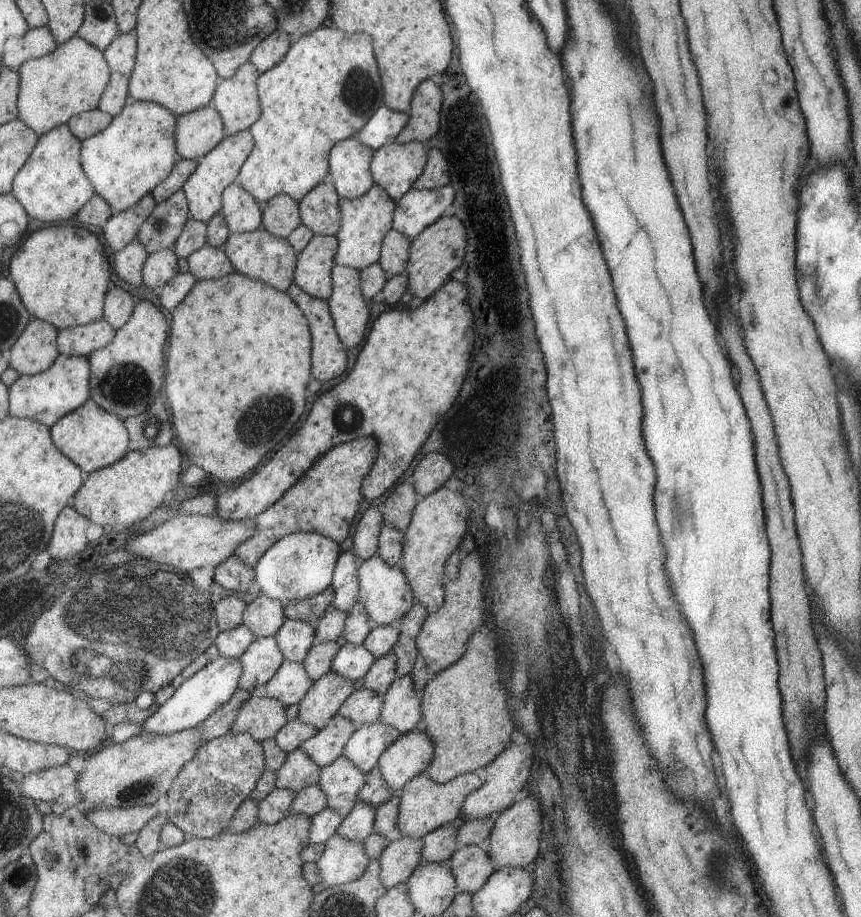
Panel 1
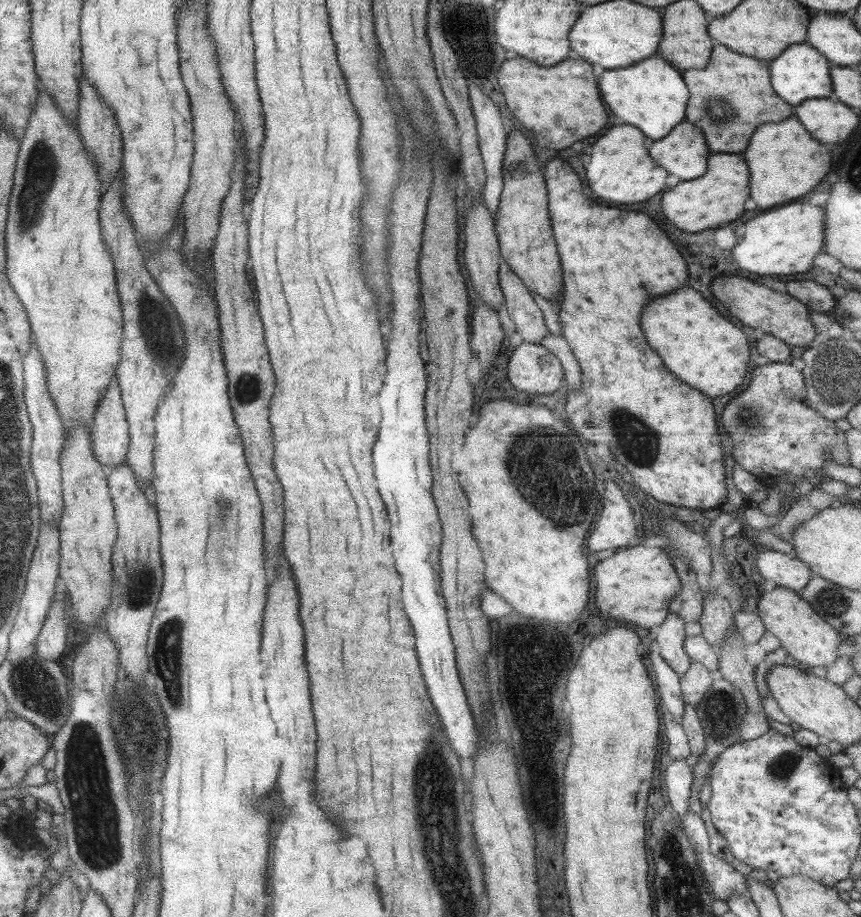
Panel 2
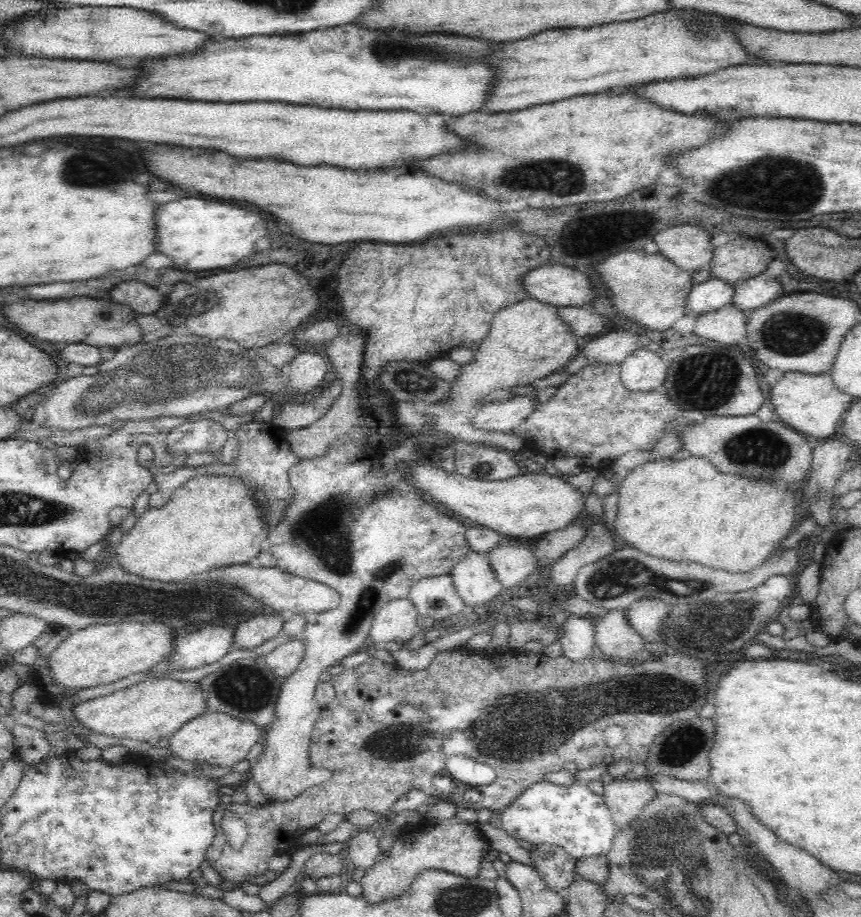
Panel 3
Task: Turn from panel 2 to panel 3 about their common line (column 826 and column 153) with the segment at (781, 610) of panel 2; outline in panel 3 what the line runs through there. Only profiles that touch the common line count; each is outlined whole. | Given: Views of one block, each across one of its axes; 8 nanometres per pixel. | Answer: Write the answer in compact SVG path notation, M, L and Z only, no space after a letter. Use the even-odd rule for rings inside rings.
M121 622L87 626L63 639L47 658L47 666L52 675L50 684L58 685L62 689L78 690L116 682L130 674L144 673L170 657L172 646L179 633L176 629L158 622Z

